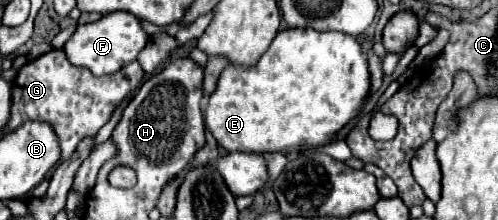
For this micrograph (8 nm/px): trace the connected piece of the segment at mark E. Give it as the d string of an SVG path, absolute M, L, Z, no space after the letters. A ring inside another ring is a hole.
M285 29L281 31L275 41L269 45L269 49L263 53L263 57L259 57L259 65L255 65L255 69L231 69L225 67L223 73L219 75L217 87L215 91L209 95L207 99L207 107L205 107L205 127L209 129L209 133L215 137L215 141L225 149L225 151L255 151L255 153L267 153L267 151L285 151L291 149L295 145L327 145L331 141L331 137L335 133L339 133L363 107L365 95L369 93L369 69L367 69L367 61L361 53L359 43L345 33L339 31L327 31L327 33L319 33L315 29Z

